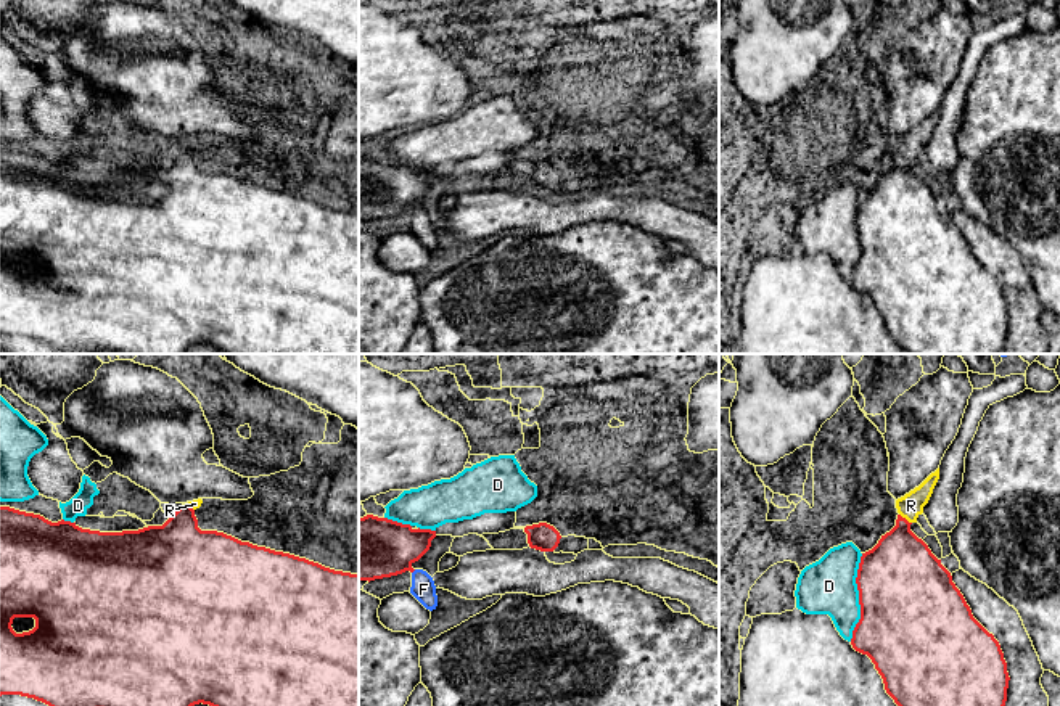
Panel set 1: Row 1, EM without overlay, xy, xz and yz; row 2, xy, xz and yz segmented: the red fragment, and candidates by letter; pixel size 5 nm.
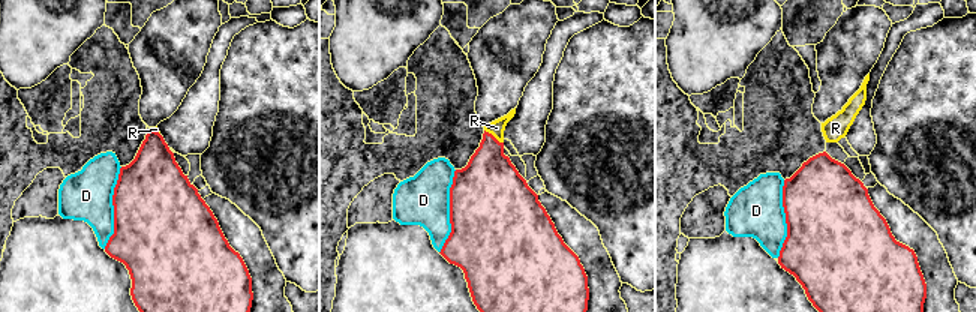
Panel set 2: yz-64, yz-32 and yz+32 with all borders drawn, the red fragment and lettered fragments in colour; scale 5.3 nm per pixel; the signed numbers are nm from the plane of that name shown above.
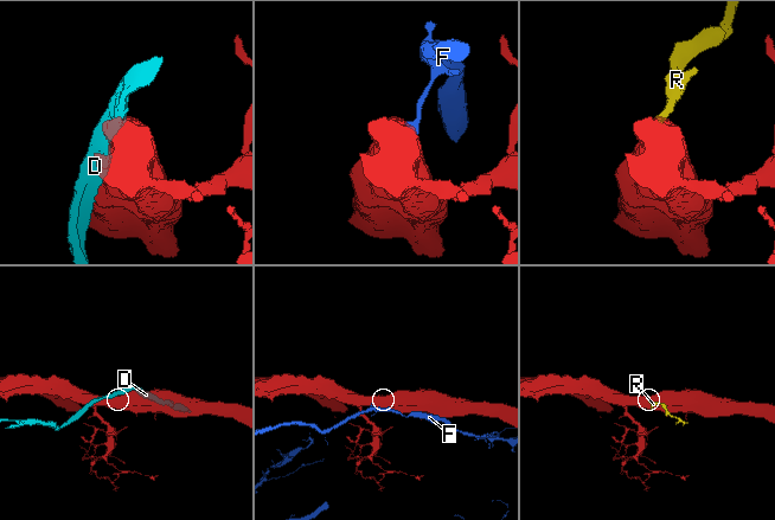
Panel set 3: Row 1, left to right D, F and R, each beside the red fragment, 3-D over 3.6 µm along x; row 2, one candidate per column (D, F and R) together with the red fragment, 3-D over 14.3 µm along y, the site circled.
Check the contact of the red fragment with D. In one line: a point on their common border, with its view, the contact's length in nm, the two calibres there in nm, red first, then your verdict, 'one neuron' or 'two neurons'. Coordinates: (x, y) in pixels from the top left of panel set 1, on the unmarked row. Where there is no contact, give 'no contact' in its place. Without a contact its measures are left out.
yz (859, 237) | 440 nm | 480/280 nm | two neurons

